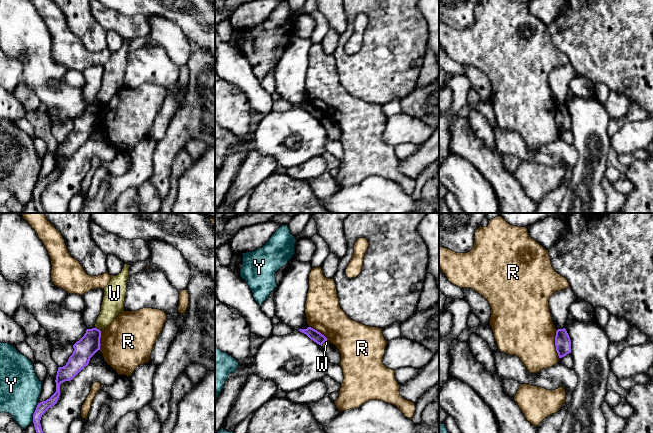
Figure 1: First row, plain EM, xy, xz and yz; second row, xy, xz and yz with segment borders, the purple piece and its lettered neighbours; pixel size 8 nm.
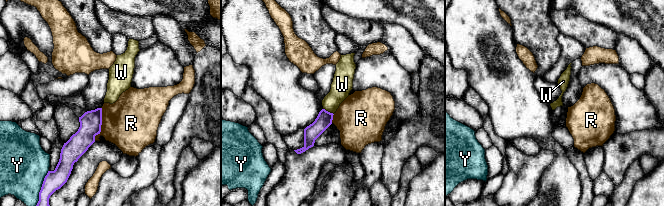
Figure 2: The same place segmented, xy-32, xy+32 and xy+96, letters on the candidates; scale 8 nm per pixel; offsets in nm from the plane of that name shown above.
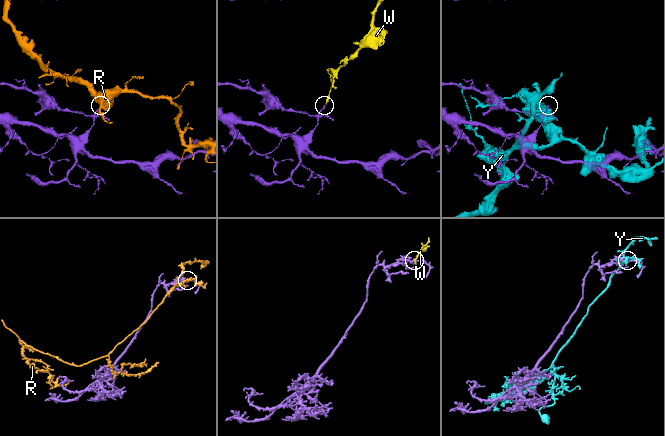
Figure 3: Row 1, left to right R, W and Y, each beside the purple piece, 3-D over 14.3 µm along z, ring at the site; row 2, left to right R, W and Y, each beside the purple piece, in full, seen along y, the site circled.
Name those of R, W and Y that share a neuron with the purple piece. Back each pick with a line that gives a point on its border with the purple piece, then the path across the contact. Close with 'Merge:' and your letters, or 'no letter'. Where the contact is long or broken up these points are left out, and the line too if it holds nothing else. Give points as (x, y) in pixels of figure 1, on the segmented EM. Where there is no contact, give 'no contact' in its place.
Merge: no letter

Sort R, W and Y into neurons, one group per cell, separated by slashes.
R / W / Y

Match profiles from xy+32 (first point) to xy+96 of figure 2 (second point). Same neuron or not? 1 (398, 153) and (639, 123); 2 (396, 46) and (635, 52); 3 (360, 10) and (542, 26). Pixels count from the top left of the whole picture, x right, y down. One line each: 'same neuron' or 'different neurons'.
1: different neurons
2: same neuron
3: different neurons

